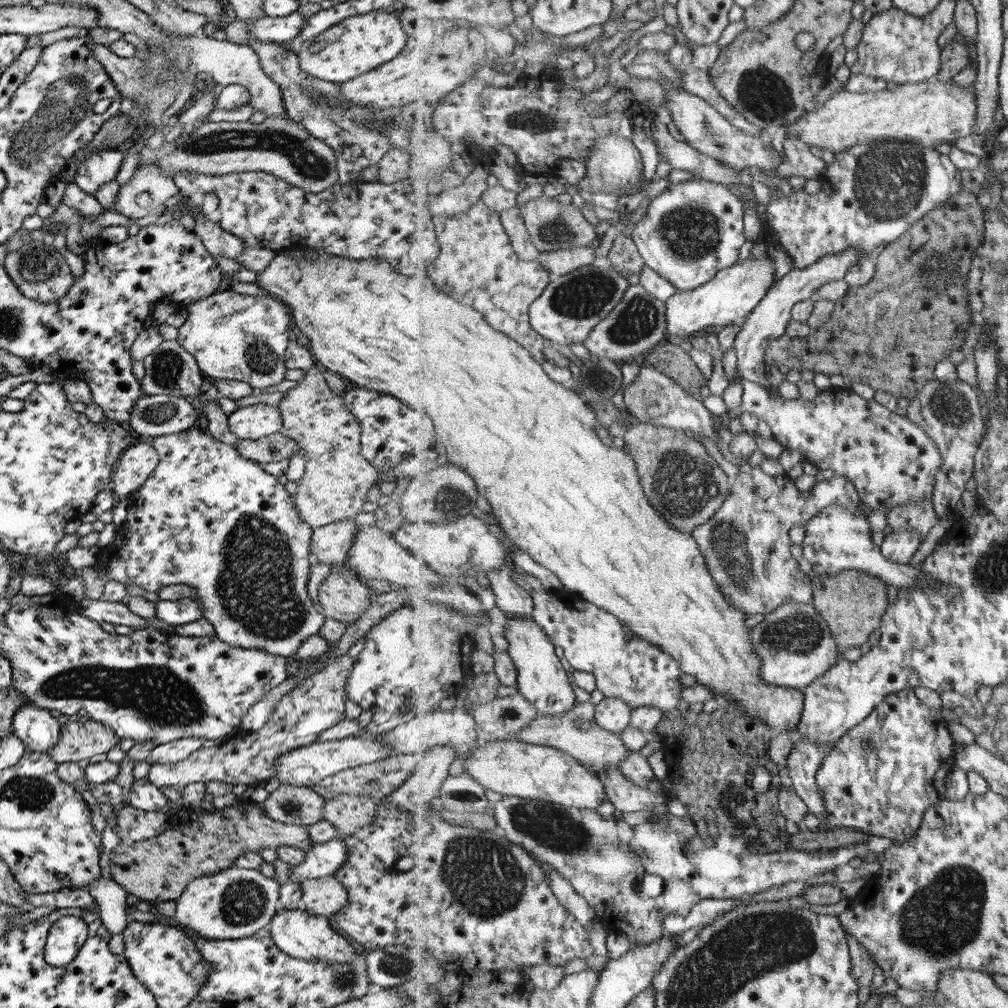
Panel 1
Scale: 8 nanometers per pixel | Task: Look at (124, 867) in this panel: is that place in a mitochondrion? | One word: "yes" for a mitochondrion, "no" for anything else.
no

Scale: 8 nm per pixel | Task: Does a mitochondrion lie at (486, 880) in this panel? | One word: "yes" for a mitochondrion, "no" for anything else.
yes

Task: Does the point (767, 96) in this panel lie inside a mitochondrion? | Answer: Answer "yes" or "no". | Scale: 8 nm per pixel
yes

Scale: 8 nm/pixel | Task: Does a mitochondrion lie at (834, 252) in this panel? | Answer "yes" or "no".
no

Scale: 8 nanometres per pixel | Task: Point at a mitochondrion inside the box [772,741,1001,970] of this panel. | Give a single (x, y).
(940, 919)

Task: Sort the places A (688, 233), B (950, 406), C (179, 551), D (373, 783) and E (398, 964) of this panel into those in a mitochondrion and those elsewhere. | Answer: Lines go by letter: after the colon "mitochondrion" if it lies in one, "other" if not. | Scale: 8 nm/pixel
A: mitochondrion
B: mitochondrion
C: other
D: mitochondrion
E: mitochondrion

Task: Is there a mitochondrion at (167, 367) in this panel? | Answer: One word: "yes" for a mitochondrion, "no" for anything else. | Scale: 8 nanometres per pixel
yes

